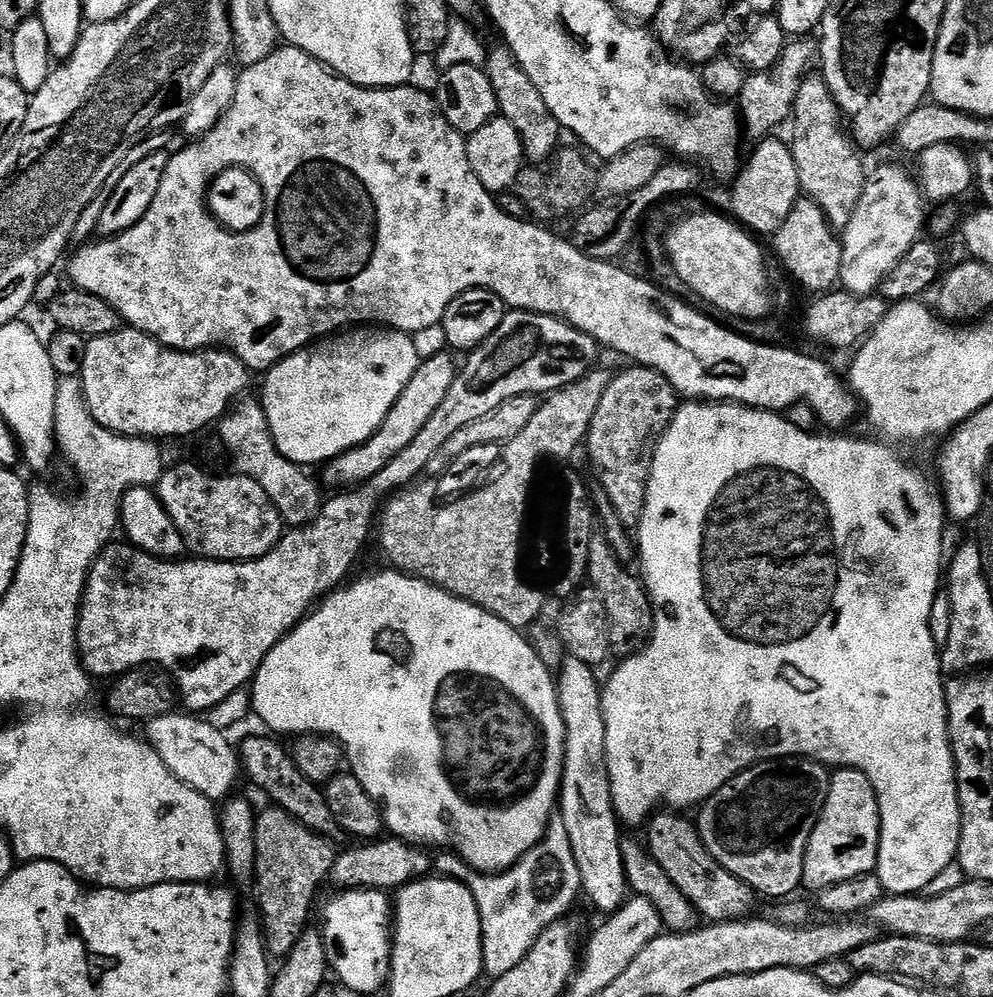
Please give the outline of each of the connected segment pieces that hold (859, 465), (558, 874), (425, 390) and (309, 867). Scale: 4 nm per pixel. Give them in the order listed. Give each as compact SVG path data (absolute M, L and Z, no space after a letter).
M684 402L677 407L674 418L668 423L668 429L665 430L652 453L652 472L648 476L648 489L638 525L638 531L640 531L640 540L638 536L640 569L638 572L642 577L644 587L648 589L648 597L652 603L652 634L643 648L619 661L620 665L613 670L608 684L606 680L602 688L604 721L606 722L606 762L612 787L612 801L621 825L640 823L643 825L661 806L667 806L672 810L688 810L684 808L694 807L695 809L703 805L705 800L710 799L719 788L726 786L726 782L734 779L739 772L744 772L754 764L773 758L802 756L806 760L816 760L833 769L853 768L864 772L866 778L870 778L870 786L874 786L880 807L880 849L874 874L882 882L885 893L893 896L920 894L924 887L946 869L946 866L950 866L957 859L960 851L960 795L956 785L956 762L952 758L952 740L948 736L948 699L944 696L946 676L940 666L936 639L932 637L932 607L942 588L942 561L945 559L944 498L935 479L928 480L926 473L911 468L902 457L895 456L886 445L879 444L876 440L855 440L852 436L840 436L844 434L818 435L815 431L803 432L796 426L792 426L784 414L763 412L761 408L748 408L744 404Z
M554 818L548 824L548 831L544 833L543 840L535 844L527 854L523 856L512 868L505 872L489 874L468 872L466 883L474 894L474 902L478 902L478 910L482 918L482 958L484 970L489 977L495 978L502 974L510 974L526 954L538 942L538 938L556 920L565 919L576 900L576 895L581 895L580 875L578 874L578 862L574 862L574 850L570 846L570 834L566 834L566 822L561 818Z
M445 350L436 356L431 356L429 360L421 360L414 378L410 378L406 390L402 390L398 402L394 404L390 414L386 416L376 433L366 442L362 442L356 448L344 452L340 456L335 456L333 460L323 465L324 480L322 479L322 484L325 489L352 490L365 484L370 478L374 478L374 474L378 474L378 470L383 470L396 455L402 454L402 450L406 450L406 446L410 446L410 442L414 442L414 438L418 438L422 426L426 426L426 422L430 422L434 410L438 410L438 406L442 406L442 398L446 398L450 386L454 386L458 360L456 364L455 358L451 355L455 356L451 351Z
M268 806L265 812L261 811L254 826L254 850L256 851L256 878L260 884L260 905L258 911L264 925L264 943L268 946L268 955L272 958L286 958L296 944L309 931L308 919L312 916L312 903L320 892L320 887L331 877L332 867L338 855L338 848L332 845L333 841L326 836L320 836L310 830L302 822L295 820L286 810L275 806Z

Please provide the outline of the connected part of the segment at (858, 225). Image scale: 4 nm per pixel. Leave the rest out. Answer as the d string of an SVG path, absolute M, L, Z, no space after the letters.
M888 164L885 168L876 168L867 173L864 181L864 189L858 198L858 204L854 210L850 222L842 229L840 249L842 250L842 262L840 263L840 279L843 291L852 292L855 296L867 296L875 293L880 284L894 270L894 266L907 252L913 248L917 240L921 239L920 227L925 227L926 201L921 193L919 183L911 175L908 176L900 168Z

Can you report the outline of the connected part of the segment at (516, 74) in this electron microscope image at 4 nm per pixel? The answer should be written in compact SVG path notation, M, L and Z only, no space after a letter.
M503 42L497 44L497 48L494 46L488 48L488 61L484 64L483 69L490 78L490 86L494 86L494 98L498 98L500 107L499 115L510 121L514 130L518 130L524 143L525 157L529 161L551 161L560 144L558 143L560 136L562 137L560 123L556 121L554 114L550 114L550 106L546 106L542 94L538 94L538 86L534 86L534 82L530 82L526 70L522 70L518 58L514 58L508 45Z

